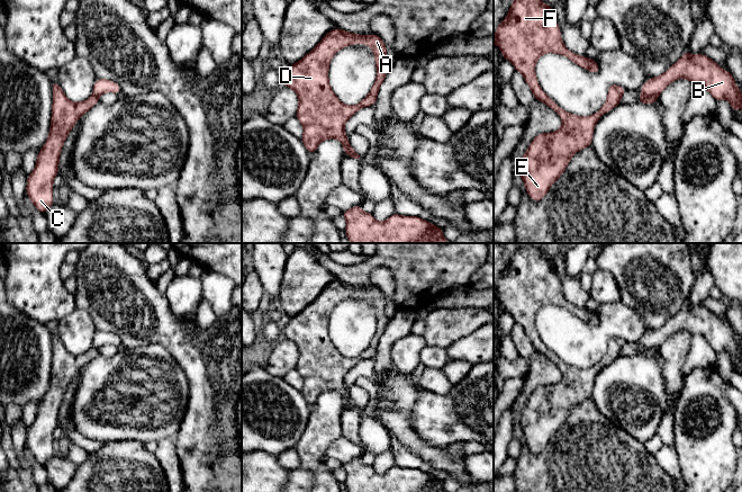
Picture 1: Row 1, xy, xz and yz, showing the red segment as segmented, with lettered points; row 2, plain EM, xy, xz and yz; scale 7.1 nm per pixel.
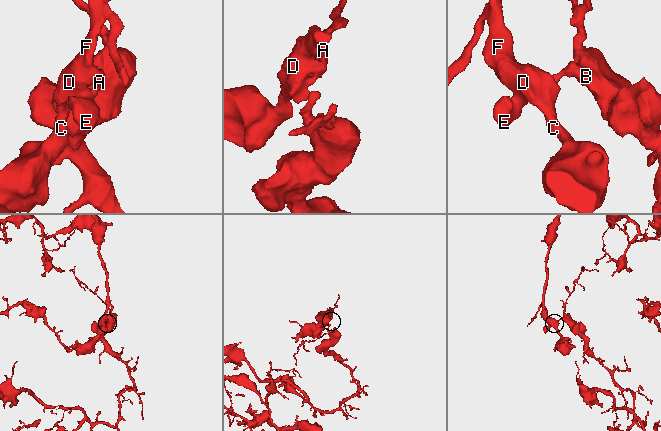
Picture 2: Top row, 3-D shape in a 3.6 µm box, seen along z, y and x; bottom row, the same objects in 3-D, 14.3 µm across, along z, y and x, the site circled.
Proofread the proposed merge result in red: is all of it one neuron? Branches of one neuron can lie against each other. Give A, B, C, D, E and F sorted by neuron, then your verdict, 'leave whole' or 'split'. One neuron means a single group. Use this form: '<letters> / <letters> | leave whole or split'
A C D E F / B | split

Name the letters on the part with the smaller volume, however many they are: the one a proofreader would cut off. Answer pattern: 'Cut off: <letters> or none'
Cut off: A, C, D, E, F

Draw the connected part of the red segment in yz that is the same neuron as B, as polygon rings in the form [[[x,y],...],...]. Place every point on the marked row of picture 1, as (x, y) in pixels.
[[[687,50],[664,73],[646,80],[640,92],[658,98],[667,86],[682,78],[691,83],[702,83],[716,101],[726,98],[733,113],[742,109],[742,88],[736,88],[731,72],[723,70],[706,55],[691,55]]]

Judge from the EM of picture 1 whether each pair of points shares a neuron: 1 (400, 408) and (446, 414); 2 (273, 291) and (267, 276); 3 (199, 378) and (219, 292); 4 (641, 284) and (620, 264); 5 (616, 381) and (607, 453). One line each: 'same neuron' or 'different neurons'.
1: different neurons
2: same neuron
3: different neurons
4: same neuron
5: different neurons

